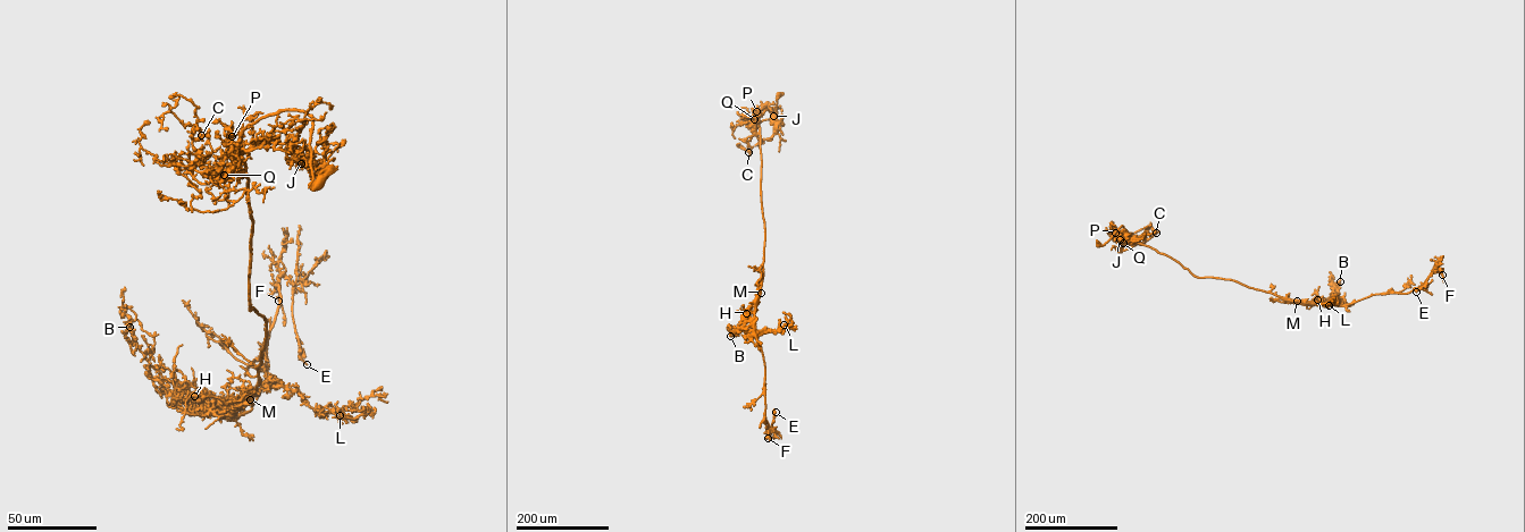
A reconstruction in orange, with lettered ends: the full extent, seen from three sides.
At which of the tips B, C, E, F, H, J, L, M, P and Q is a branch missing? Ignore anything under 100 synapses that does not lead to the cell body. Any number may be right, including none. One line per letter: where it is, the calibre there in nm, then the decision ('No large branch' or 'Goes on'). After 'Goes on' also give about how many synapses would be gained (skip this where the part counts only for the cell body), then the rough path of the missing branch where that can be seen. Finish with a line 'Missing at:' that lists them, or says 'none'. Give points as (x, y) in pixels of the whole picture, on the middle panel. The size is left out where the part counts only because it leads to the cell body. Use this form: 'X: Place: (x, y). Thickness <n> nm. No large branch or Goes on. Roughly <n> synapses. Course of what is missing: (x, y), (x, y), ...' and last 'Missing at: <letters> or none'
B: Place: (730, 336). Thickness 240 nm. No large branch
C: Place: (748, 152). Thickness 220 nm. No large branch
E: Place: (776, 412). Thickness 280 nm. No large branch
F: Place: (768, 438). Thickness 240 nm. No large branch
H: Place: (746, 313). Thickness 420 nm. No large branch
J: Place: (773, 116). Thickness 650 nm. No large branch
L: Place: (784, 324). Thickness 130 nm. No large branch
M: Place: (761, 293). Thickness 200 nm. No large branch
P: Place: (756, 111). Thickness 360 nm. No large branch
Q: Place: (754, 119). Thickness 440 nm. No large branch
Missing at: none

